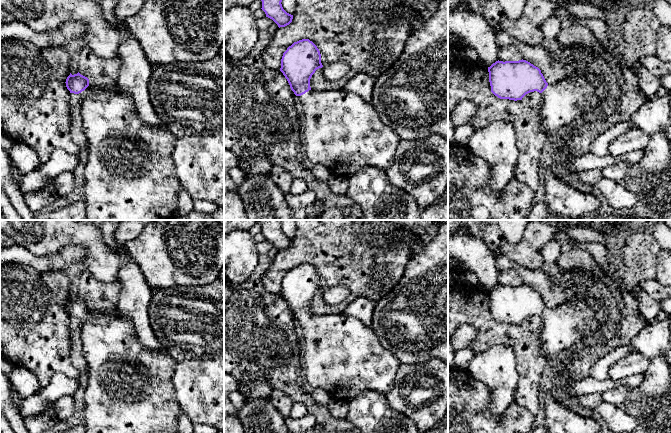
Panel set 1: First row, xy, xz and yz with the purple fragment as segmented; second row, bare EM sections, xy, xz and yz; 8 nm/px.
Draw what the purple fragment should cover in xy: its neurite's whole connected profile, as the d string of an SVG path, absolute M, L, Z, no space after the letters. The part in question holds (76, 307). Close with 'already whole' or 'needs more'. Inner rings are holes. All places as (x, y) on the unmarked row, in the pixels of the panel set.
M79 296L74 299L70 297L65 307L70 317L79 318L81 321L82 350L88 365L89 373L84 397L84 426L86 428L86 433L176 433L178 418L183 412L176 399L175 388L172 383L172 377L177 361L175 361L165 350L154 352L145 348L137 338L132 321L123 316L118 309L113 312L93 312L89 309L89 303L81 299Z; needs more

